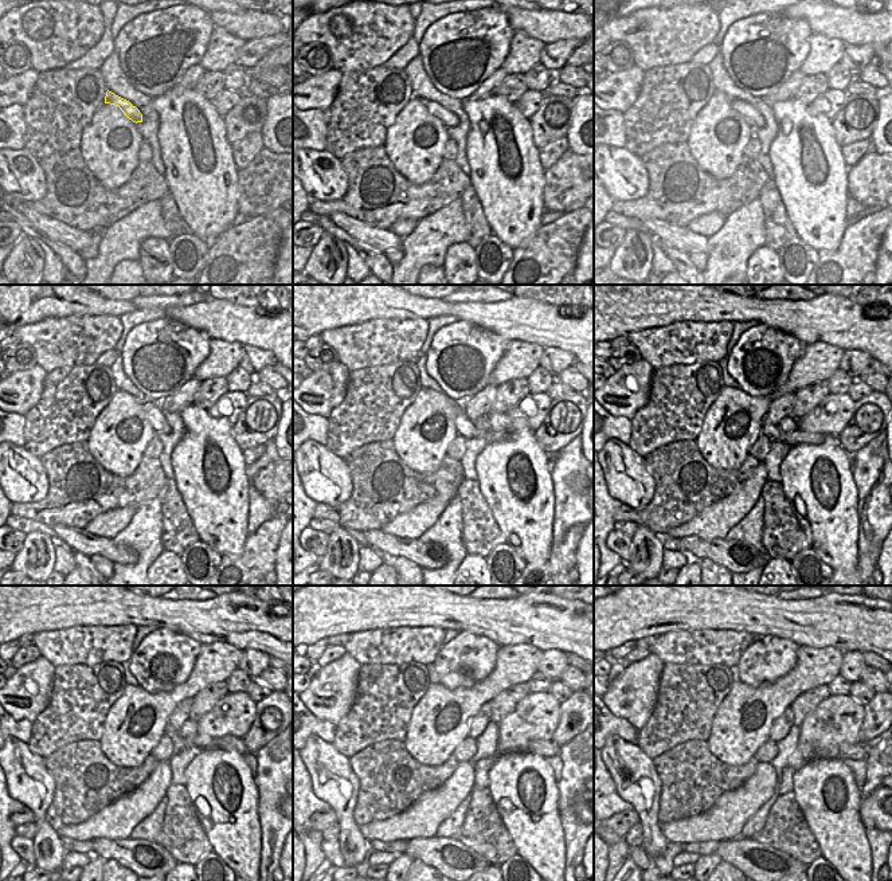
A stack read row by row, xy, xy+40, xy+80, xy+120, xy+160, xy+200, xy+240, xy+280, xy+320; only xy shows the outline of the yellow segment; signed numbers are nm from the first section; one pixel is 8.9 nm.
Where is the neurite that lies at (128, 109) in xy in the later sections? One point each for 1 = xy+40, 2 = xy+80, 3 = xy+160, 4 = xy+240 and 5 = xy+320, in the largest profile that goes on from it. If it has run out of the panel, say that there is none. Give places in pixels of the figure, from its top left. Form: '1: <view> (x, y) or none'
1: xy+40 (449, 118)
2: xy+80 (752, 117)
3: xy+160 (464, 426)
4: xy+240 (227, 743)
5: xy+320 (846, 751)

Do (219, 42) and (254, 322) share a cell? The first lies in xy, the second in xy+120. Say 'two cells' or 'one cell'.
two cells

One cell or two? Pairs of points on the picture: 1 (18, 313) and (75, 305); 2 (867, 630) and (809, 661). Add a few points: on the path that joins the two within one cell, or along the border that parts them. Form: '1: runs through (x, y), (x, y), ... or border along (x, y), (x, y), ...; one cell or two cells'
1: runs through (32, 305), (61, 305); one cell
2: border along (804, 646), (837, 647), (842, 653); two cells

